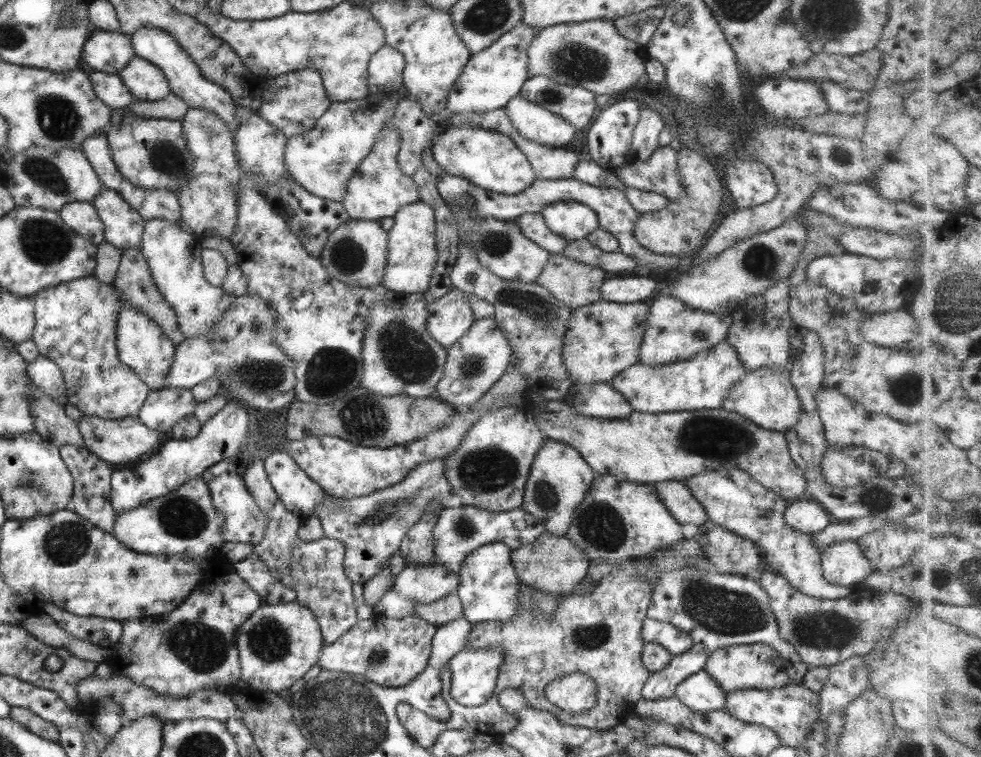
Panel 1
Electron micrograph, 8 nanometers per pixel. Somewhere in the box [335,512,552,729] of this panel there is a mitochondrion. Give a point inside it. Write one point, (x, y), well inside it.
(378, 658)

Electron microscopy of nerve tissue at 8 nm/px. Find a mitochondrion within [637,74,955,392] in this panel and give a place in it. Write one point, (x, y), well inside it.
(711, 103)

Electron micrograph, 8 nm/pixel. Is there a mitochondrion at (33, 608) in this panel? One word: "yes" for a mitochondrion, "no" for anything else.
no

